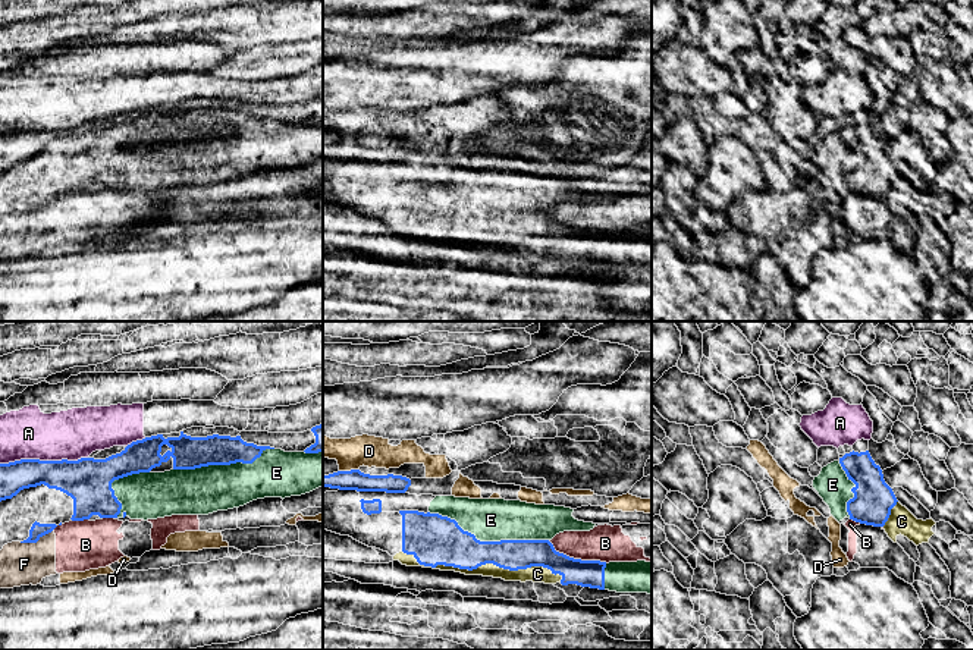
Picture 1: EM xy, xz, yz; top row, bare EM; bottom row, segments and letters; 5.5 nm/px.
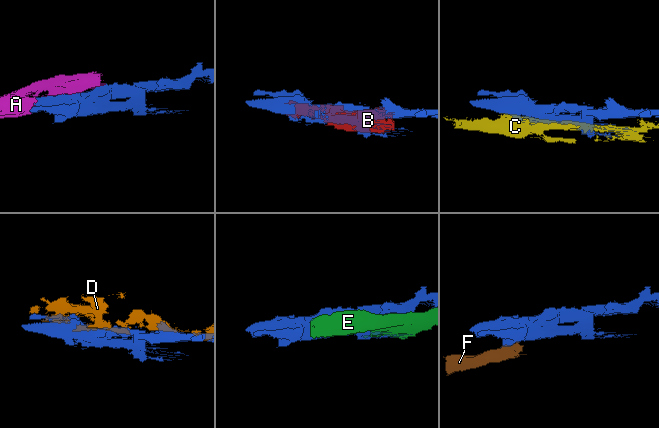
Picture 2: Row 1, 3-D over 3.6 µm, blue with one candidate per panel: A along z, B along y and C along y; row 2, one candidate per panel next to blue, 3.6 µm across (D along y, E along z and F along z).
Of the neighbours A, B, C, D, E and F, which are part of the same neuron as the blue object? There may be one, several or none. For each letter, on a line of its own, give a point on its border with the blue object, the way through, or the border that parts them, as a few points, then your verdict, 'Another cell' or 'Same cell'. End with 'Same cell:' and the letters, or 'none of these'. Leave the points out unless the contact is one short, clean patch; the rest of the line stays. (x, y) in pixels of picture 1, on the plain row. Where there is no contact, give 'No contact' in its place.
A: Touches blue at xy (43, 132). Another cell
B: Touches blue at xz (577, 231). Another cell
C: Touches blue at xz (483, 235). Another cell
D: Touches blue at xz (348, 143). Another cell
E: Touches blue at xz (489, 213). Same cell
F: Touches blue at xy (35, 213). Boundary: xy (52, 201), (35, 213), (19, 213). Another cell
Same cell: E

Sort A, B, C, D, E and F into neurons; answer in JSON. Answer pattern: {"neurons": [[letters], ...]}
{"neurons": [["A"], ["B", "F"], ["C"], ["D"], ["E"]]}

